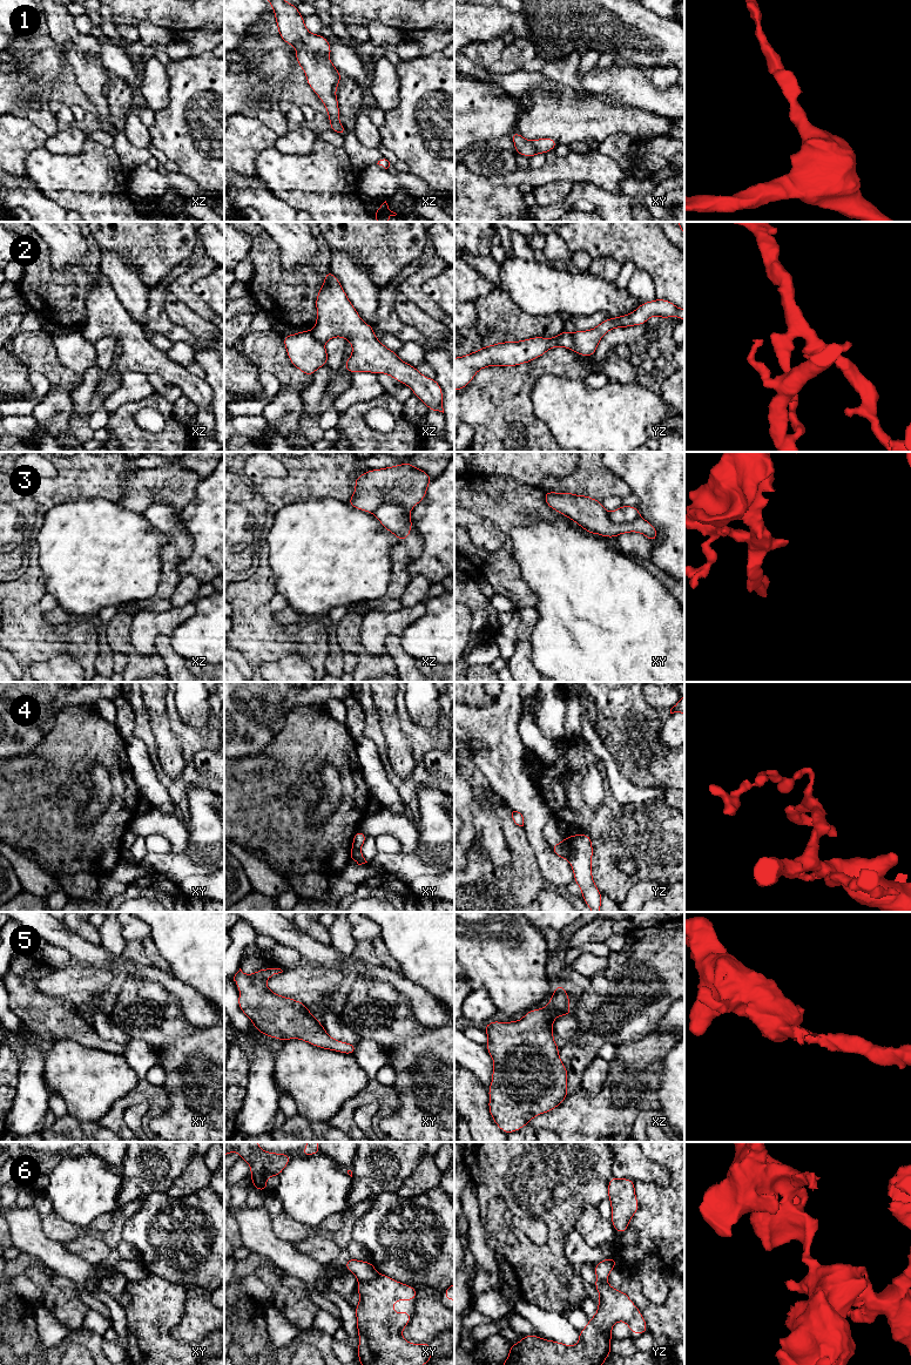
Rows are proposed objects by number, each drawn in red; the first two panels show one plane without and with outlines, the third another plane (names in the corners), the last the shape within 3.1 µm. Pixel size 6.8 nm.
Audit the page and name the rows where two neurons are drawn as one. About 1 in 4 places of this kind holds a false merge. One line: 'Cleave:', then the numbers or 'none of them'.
Cleave: 2, 3, 4, 6

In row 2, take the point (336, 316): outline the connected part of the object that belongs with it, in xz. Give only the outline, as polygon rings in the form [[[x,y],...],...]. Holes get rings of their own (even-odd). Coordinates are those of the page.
[[[325,271],[325,281],[316,298],[317,320],[311,330],[320,343],[343,337],[352,343],[352,354],[344,369],[351,373],[386,373],[412,388],[428,410],[444,413],[443,391],[436,379],[423,376],[414,366],[398,358],[377,338],[372,325],[364,323],[349,300],[338,278]]]

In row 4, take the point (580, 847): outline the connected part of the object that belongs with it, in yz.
[[[589,834],[567,836],[568,861],[574,873],[574,881],[582,892],[582,899],[592,912],[600,912],[602,896],[592,877],[593,845]]]

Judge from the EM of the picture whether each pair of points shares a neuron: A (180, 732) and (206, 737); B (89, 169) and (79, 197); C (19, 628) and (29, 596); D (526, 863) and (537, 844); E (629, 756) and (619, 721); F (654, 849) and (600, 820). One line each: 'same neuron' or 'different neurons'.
A: same neuron
B: same neuron
C: same neuron
D: different neurons
E: same neuron
F: same neuron

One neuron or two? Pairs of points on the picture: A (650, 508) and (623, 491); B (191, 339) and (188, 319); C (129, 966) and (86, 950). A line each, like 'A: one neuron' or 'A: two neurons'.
A: two neurons
B: two neurons
C: one neuron

